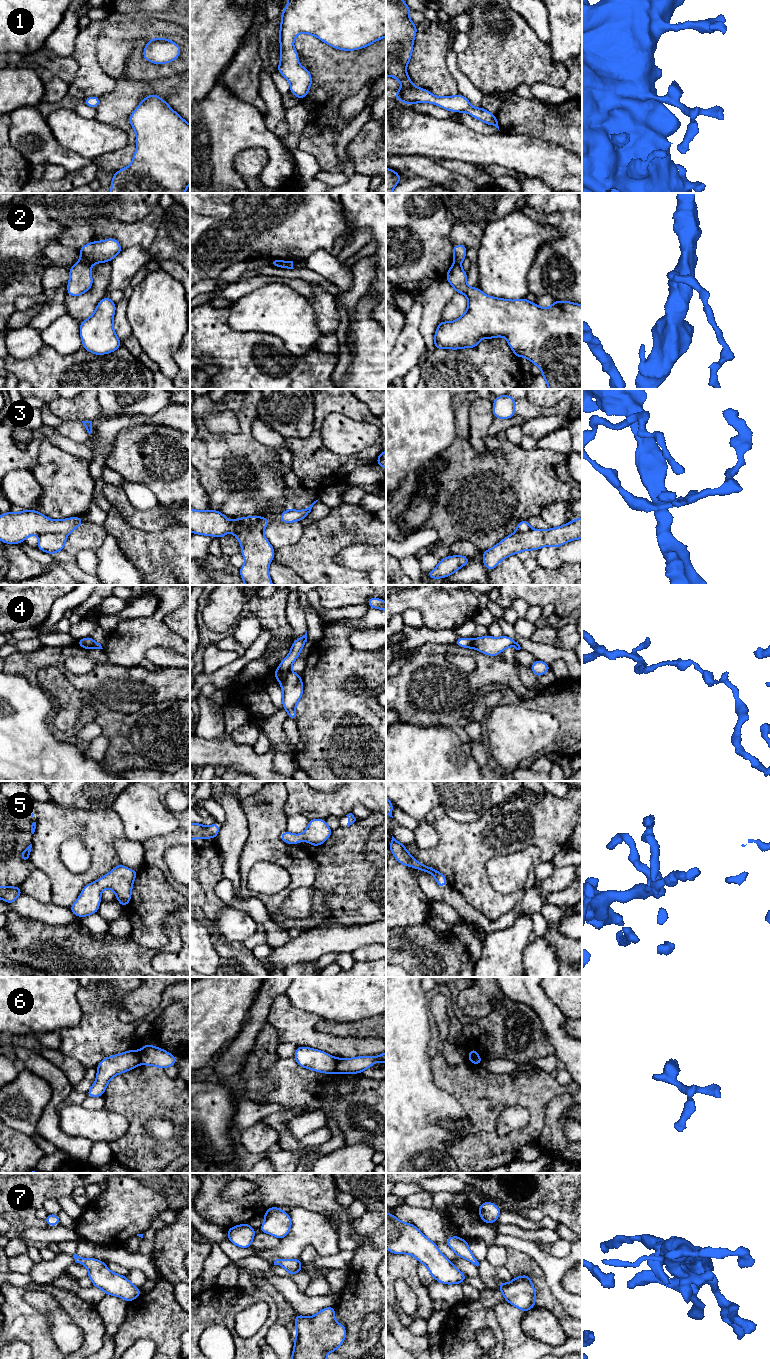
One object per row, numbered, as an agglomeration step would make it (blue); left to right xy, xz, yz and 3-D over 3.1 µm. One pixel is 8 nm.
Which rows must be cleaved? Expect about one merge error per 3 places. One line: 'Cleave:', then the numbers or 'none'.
Cleave: 2, 3, 4, 6

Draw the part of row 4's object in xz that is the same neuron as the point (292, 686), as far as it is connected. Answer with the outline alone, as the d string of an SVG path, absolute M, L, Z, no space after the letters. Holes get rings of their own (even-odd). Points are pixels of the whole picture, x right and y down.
M290 671L288 675L280 681L280 687L283 691L282 705L288 713L288 718L297 720L298 716L295 712L295 707L303 694L301 675Z

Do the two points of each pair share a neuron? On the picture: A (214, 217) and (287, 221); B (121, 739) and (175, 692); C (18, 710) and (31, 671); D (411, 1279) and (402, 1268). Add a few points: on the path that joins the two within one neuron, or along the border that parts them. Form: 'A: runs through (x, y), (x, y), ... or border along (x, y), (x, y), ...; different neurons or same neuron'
A: runs through (232, 221), (269, 221); same neuron
B: border along (179, 699), (148, 702), (142, 707); different neurons
C: border along (10, 673), (21, 673), (31, 684), (36, 686); different neurons
D: runs through (410, 1276), (405, 1271); same neuron

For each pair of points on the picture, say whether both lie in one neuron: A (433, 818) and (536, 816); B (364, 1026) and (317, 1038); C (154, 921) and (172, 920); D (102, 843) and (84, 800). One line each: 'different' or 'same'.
A: same
B: different
C: different
D: different

